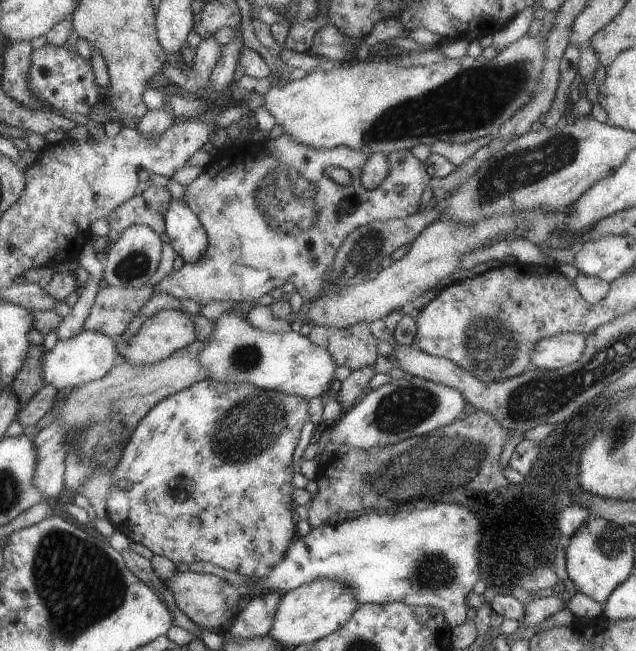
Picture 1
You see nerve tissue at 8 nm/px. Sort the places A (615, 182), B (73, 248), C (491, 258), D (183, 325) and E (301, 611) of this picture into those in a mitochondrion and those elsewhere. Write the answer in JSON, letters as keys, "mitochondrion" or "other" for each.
{"A":"other","B":"other","C":"other","D":"other","E":"other"}

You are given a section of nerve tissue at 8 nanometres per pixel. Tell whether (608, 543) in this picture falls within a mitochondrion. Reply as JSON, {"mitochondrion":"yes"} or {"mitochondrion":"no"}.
{"mitochondrion":"yes"}

